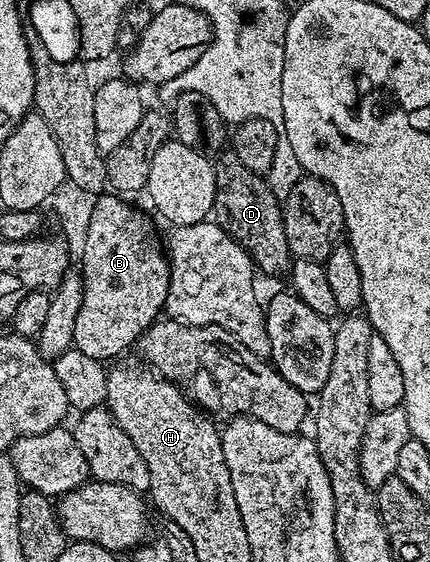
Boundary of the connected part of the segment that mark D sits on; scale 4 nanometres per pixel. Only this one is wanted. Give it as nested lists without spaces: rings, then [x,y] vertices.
[[[231,152],[216,159],[215,200],[213,208],[216,221],[253,257],[254,267],[265,274],[288,275],[291,255],[287,232],[283,228],[283,206],[279,195],[269,187],[262,175],[251,172]]]

